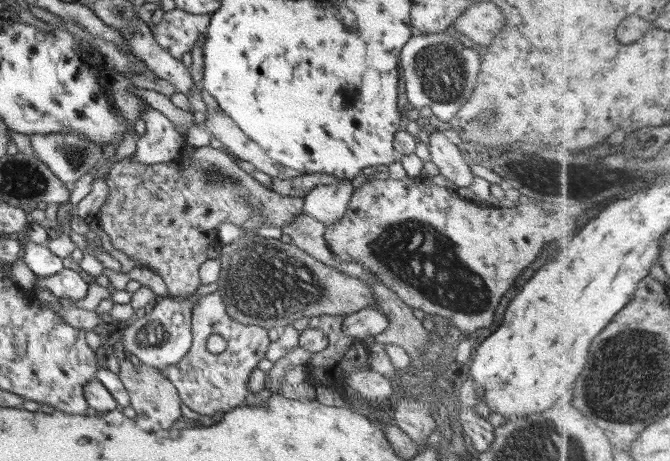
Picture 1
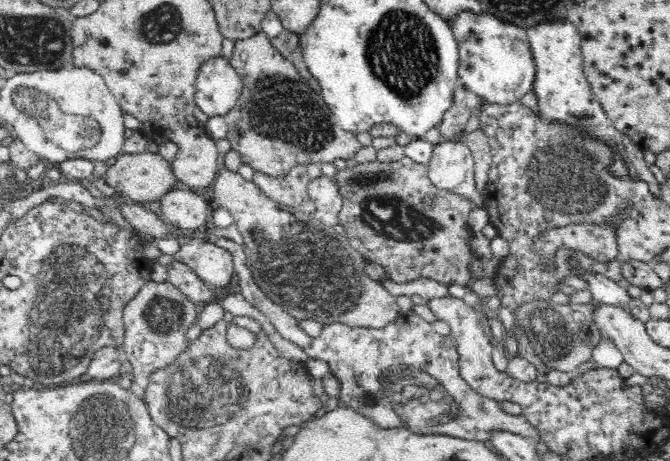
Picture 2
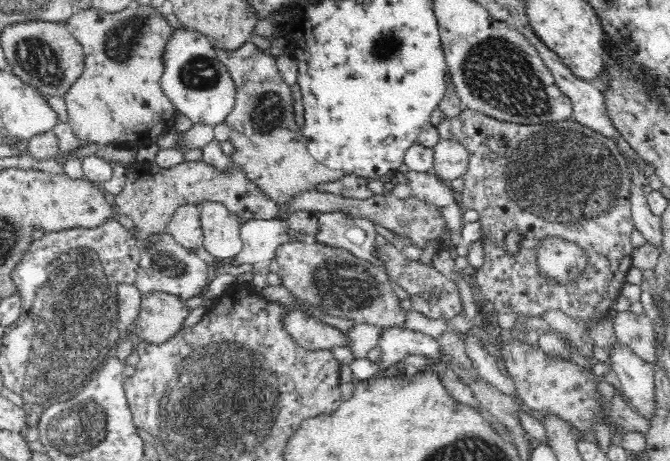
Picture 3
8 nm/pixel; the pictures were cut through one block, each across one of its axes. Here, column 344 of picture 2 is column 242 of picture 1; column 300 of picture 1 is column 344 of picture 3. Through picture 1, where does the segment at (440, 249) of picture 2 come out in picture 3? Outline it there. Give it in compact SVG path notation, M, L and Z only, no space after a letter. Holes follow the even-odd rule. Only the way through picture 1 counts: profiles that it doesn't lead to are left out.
M312 189L290 198L287 202L287 210L289 210L290 214L298 212L298 210L307 210L315 214L340 211L350 216L350 218L368 218L368 220L373 222L382 232L401 234L407 237L412 245L422 249L426 247L429 240L439 240L440 234L447 228L446 221L442 218L437 206L428 204L414 196L411 196L409 199L398 199L398 197L389 191L387 191L386 194L372 194L370 198L360 200Z

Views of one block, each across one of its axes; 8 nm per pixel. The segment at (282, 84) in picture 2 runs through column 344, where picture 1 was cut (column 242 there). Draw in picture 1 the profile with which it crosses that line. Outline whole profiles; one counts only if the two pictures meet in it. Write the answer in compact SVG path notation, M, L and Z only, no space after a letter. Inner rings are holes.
M206 108L204 122L212 137L217 138L229 152L242 161L252 164L256 170L269 174L273 178L286 180L298 178L304 174L287 168L266 155L263 148L254 142L225 112Z

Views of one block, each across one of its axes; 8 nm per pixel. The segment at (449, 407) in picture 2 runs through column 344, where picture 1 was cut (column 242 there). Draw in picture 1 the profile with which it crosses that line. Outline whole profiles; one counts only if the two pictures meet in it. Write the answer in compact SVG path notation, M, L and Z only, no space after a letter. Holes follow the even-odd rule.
M218 292L202 296L193 306L191 319L190 350L180 362L162 368L163 375L177 388L181 402L204 416L214 416L216 412L228 412L234 407L249 404L253 394L248 388L248 379L258 362L266 356L271 343L268 329L232 320ZM211 334L220 334L226 340L227 346L222 353L213 354L206 349L206 340Z

